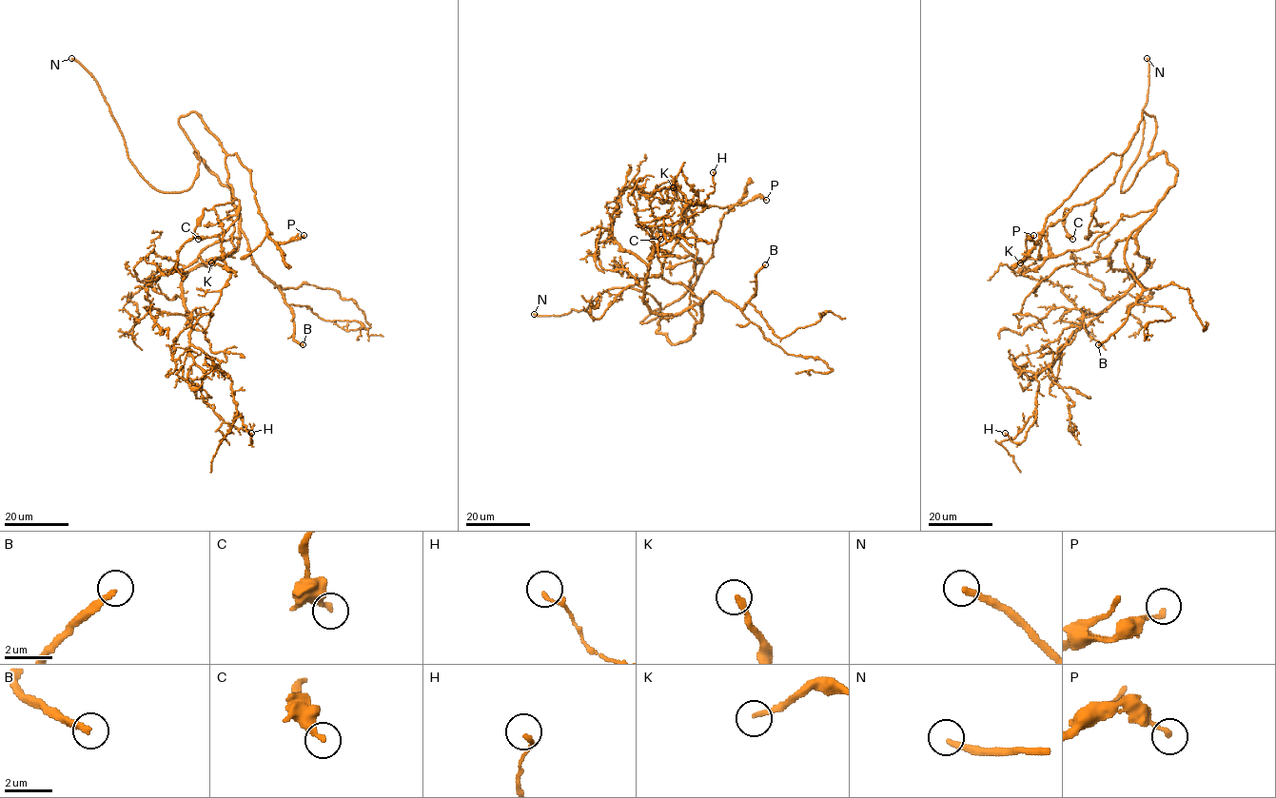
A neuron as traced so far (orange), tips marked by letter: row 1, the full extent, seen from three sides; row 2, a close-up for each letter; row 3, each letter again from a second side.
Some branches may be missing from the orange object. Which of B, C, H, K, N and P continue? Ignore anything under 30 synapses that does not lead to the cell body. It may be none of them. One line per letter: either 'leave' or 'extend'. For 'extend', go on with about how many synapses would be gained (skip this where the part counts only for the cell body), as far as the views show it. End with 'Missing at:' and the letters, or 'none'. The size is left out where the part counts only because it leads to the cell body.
B: extend; 130 synapses
C: leave
H: leave
K: extend; 100 synapses
N: extend
P: leave
Missing at: B, K, N

